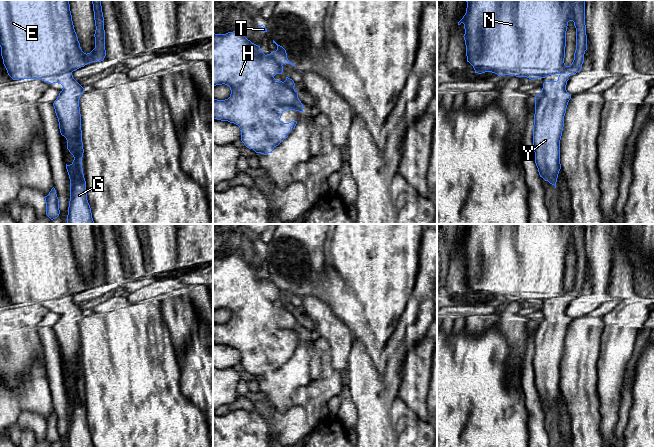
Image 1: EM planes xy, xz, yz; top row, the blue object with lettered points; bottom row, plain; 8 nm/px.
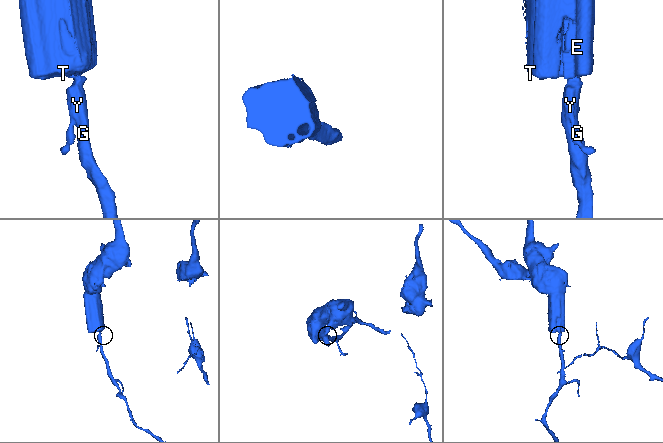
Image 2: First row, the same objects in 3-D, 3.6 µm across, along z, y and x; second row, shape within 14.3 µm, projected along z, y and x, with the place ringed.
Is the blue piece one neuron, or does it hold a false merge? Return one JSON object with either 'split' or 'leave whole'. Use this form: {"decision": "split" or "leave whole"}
{"decision": "leave whole"}

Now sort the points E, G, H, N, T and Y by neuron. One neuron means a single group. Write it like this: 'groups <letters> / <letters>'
groups E G H N T Y

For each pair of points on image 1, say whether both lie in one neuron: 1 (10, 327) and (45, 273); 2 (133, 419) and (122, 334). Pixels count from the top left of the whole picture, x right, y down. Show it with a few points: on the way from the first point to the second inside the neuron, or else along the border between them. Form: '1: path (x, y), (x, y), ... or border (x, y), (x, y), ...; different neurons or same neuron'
1: path (23, 314), (33, 304), (33, 286); same neuron
2: path (133, 398), (128, 355); same neuron

